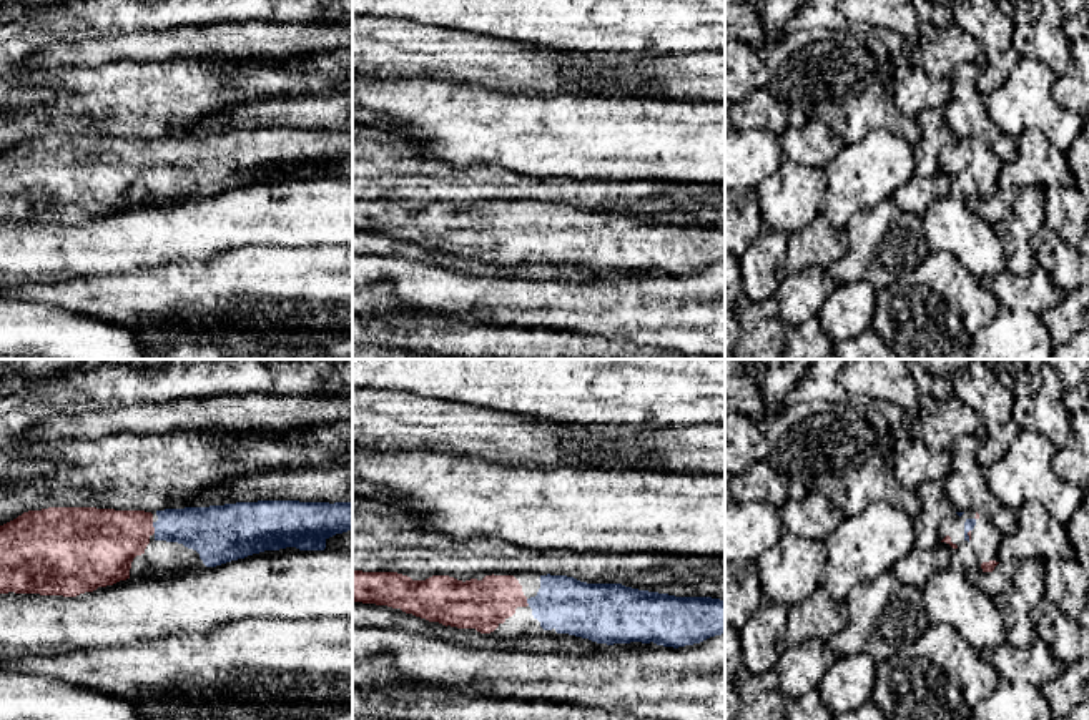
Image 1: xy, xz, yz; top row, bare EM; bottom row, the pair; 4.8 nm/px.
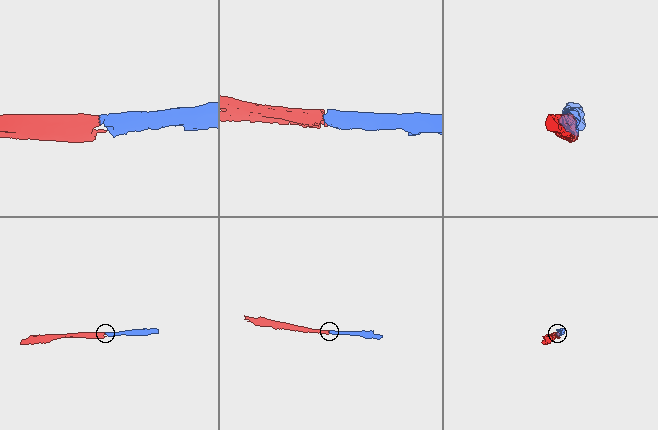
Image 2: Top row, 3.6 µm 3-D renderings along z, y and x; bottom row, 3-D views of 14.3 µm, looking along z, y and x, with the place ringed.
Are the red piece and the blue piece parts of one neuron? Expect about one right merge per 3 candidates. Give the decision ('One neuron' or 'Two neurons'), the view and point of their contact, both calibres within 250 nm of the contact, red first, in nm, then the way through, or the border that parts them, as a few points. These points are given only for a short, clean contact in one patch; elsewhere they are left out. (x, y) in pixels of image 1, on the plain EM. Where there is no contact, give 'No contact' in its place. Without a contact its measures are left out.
One neuron. Touches red at xy (153, 155). Thickness 320 nm (red) against 220 nm. Path across: xy (103, 168), (133, 155), (153, 155), (205, 157)

